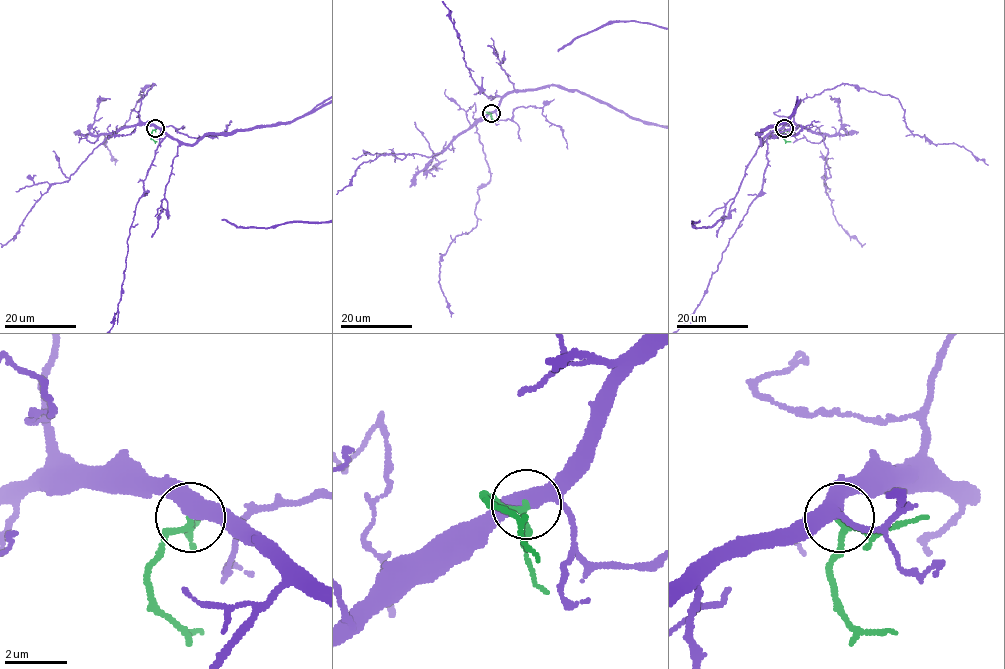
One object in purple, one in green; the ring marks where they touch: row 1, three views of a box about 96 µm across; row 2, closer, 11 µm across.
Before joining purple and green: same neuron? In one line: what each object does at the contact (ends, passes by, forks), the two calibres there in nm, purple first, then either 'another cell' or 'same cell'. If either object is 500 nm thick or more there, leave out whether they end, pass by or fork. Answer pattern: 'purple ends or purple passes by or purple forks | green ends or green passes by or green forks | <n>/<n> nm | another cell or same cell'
purple forks | green passes by | 400/140 nm | another cell

